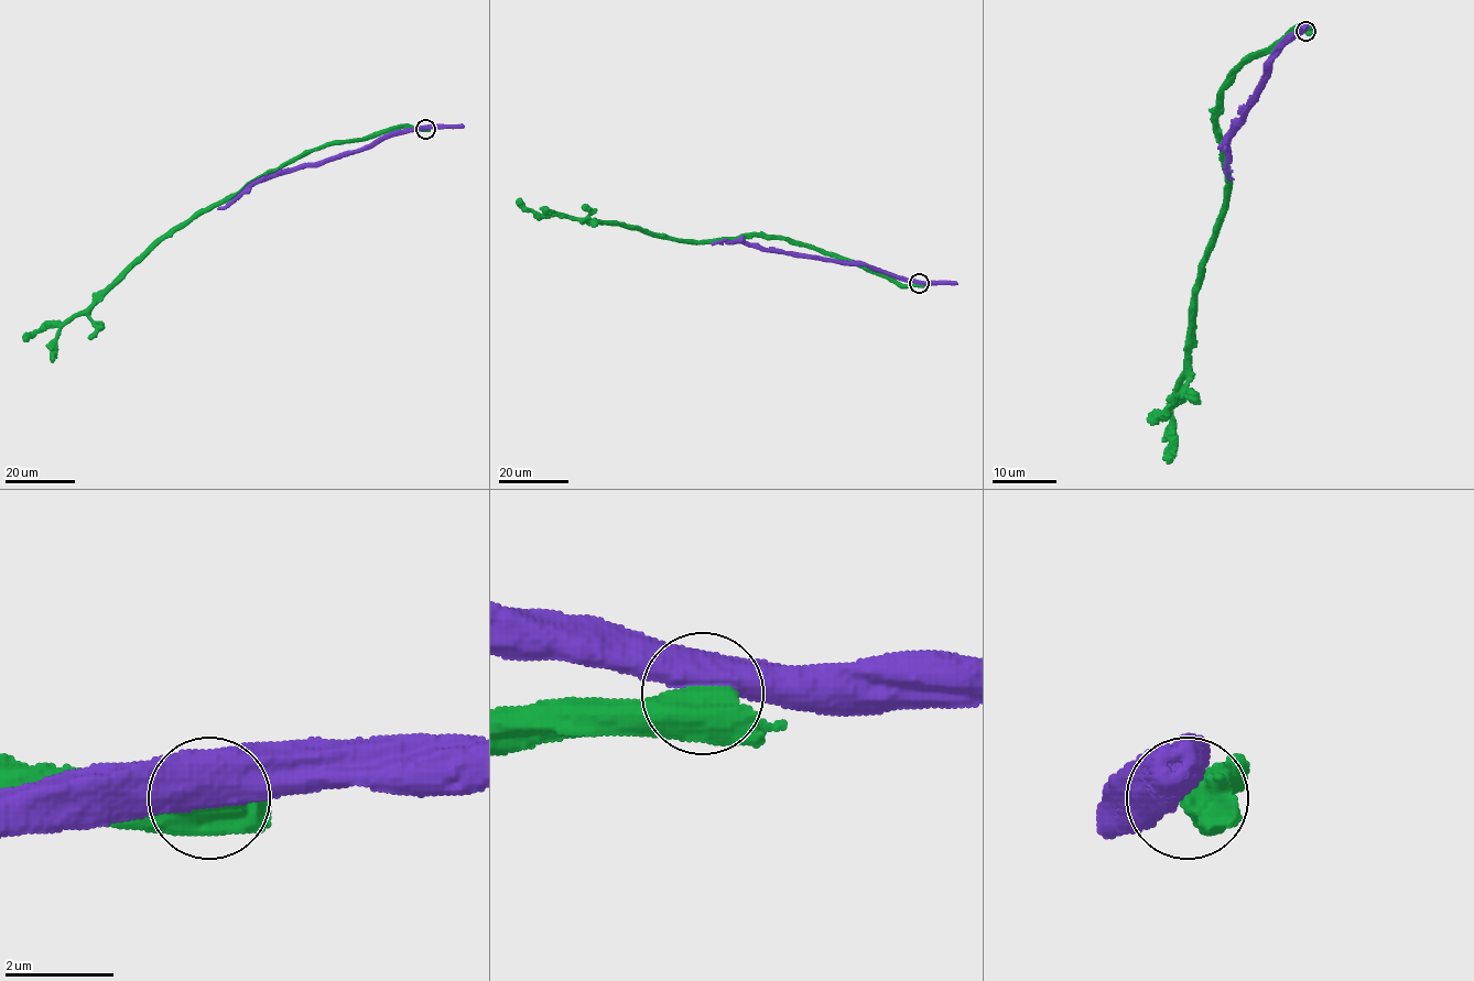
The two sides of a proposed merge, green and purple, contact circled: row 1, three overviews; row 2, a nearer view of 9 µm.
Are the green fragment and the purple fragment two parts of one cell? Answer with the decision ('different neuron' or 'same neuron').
different neuron

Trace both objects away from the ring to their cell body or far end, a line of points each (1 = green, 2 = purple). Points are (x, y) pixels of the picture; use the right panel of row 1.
1: (1305, 30), (1250, 57), (1221, 88), (1216, 127), (1226, 171), (1224, 209), (1203, 265), (1179, 398), (1150, 422)
2: (1305, 30), (1293, 35), (1268, 61), (1266, 72), (1231, 132), (1226, 174), (1233, 180)

